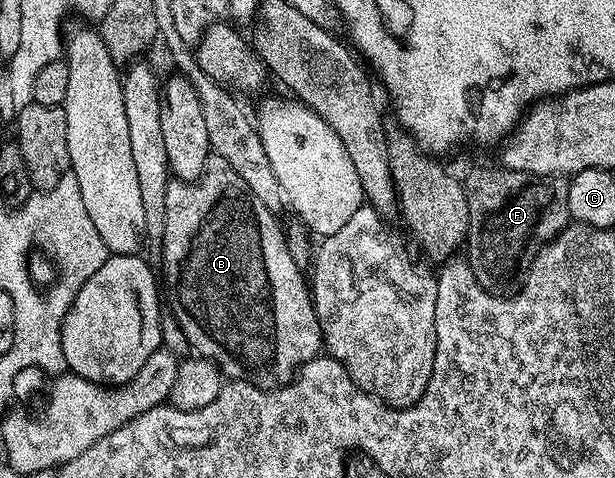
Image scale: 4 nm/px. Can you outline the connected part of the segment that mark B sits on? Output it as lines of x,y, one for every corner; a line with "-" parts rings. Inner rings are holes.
215,153
208,156
208,164
206,169
202,173
202,177
194,183
184,183
181,179
175,177
169,178
168,184
166,185
166,217
164,218
164,238
159,240
158,247
160,247
160,255
164,258
164,275
162,271
162,283
166,288
166,299
172,302
172,307
170,307
170,313
178,321
180,328
184,333
186,333
186,341
188,342
189,348
199,358
208,359
211,363
215,363
217,367
220,368
221,372
229,380
235,381
238,379
244,379
247,383
256,383
260,387
267,387
269,389
281,386
285,383
291,383
297,370
301,367
305,367
311,359
316,358
317,355
321,354
322,351
322,336
320,334
320,322
316,316
316,306
312,304
312,293
310,290
309,280
306,278
305,272
296,264
294,257
290,257
290,249
286,245
286,237
284,236
284,227
282,223
279,223
280,220
275,214
273,214
270,209
262,205
261,201
258,201
258,197
250,191
249,185
246,185
246,181
242,181
242,178
238,177
238,173
230,167
229,162
224,161
222,157
216,155

